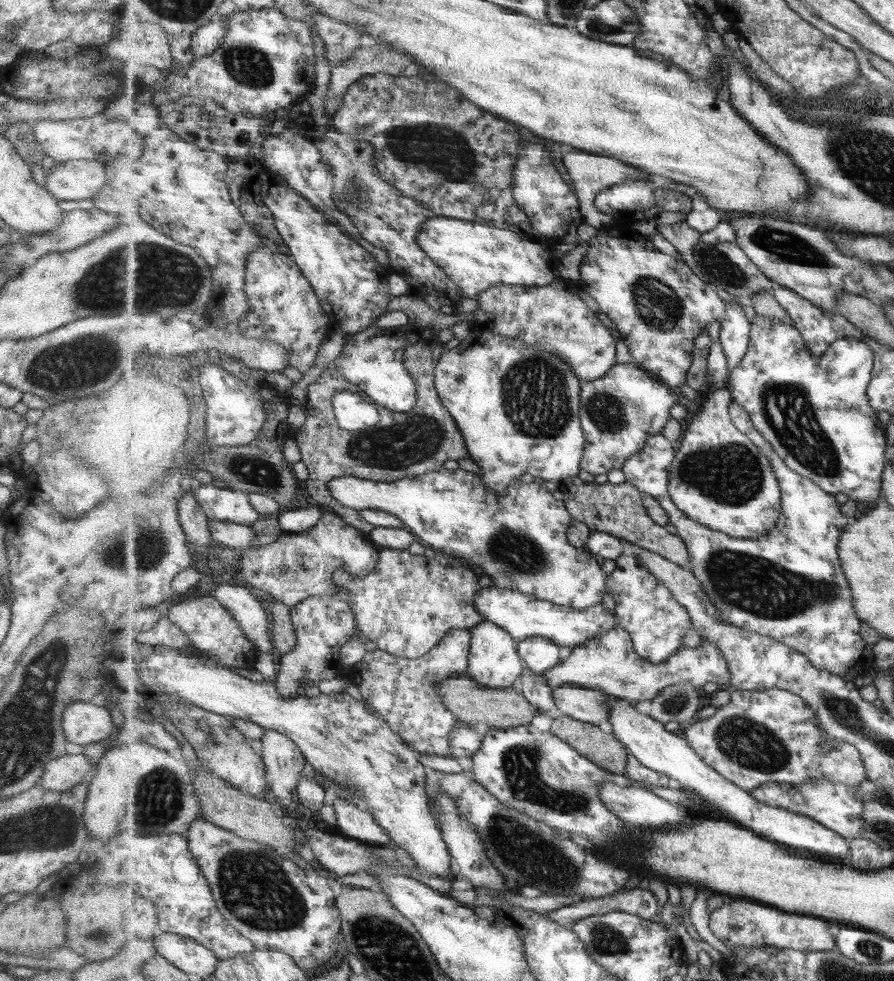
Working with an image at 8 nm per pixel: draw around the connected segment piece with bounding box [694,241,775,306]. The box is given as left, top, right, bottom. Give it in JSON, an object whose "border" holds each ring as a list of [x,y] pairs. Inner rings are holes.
{"border":[[[701,241],[695,246],[694,260],[705,279],[739,299],[743,305],[752,306],[753,295],[762,290],[774,290],[775,282],[767,278],[736,243],[707,244]]]}

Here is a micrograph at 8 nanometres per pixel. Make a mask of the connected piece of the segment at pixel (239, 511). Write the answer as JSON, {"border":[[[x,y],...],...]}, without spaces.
{"border":[[[207,484],[196,486],[197,500],[209,520],[219,520],[251,526],[263,518],[261,512],[251,502],[248,493],[235,489],[223,489]]]}

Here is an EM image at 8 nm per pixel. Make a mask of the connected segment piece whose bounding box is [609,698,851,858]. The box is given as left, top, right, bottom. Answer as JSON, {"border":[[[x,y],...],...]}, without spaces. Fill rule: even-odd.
{"border":[[[613,699],[610,703],[611,725],[613,735],[645,766],[654,771],[661,772],[671,778],[675,785],[687,792],[695,793],[698,797],[706,800],[706,803],[717,810],[719,814],[739,822],[746,829],[751,829],[759,836],[779,842],[779,844],[789,844],[791,848],[807,848],[813,852],[827,852],[831,856],[839,858],[849,857],[850,843],[838,832],[827,828],[827,825],[813,820],[803,813],[791,812],[787,808],[779,808],[778,805],[763,804],[757,800],[753,793],[739,788],[727,778],[719,775],[711,765],[698,756],[681,731],[669,732],[665,730],[665,724],[659,723],[655,717],[641,714],[635,705],[625,702],[623,699]]]}

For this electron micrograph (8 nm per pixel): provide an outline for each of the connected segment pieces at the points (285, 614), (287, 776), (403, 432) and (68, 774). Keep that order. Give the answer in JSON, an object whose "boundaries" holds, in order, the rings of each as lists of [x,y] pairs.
{"boundaries":[[[[260,594],[266,608],[272,615],[270,631],[272,634],[273,646],[282,655],[294,651],[297,644],[297,635],[292,623],[292,607],[280,600],[275,600],[266,594]]],[[[266,730],[265,738],[260,741],[264,763],[271,778],[270,786],[277,798],[276,804],[282,811],[301,815],[295,812],[293,790],[297,790],[303,776],[318,772],[307,762],[302,750],[289,736]]],[[[416,326],[415,330],[409,330],[409,334],[410,344],[406,348],[405,357],[406,368],[409,370],[411,376],[414,377],[419,390],[418,403],[415,405],[413,411],[406,413],[388,412],[384,406],[379,406],[381,422],[376,427],[349,432],[342,429],[337,423],[332,400],[336,392],[351,391],[365,394],[360,386],[349,382],[349,380],[332,365],[329,365],[328,369],[322,372],[322,375],[316,382],[308,386],[306,399],[302,405],[302,409],[305,411],[305,422],[301,428],[296,431],[295,438],[301,452],[301,460],[310,470],[310,477],[306,480],[306,490],[317,505],[331,510],[333,513],[341,516],[341,518],[345,518],[345,520],[349,518],[347,522],[351,522],[351,516],[343,516],[343,505],[330,495],[330,480],[355,475],[357,478],[365,480],[390,483],[403,478],[415,477],[425,474],[426,472],[439,470],[443,468],[443,462],[445,462],[445,460],[459,460],[459,458],[470,459],[466,440],[464,440],[454,416],[447,410],[447,407],[444,406],[436,383],[434,382],[434,372],[439,364],[439,359],[445,351],[448,351],[443,349],[445,343],[439,341],[436,329]]],[[[63,754],[48,760],[38,782],[45,791],[64,792],[80,783],[88,783],[94,776],[94,762],[83,754]]]]}

